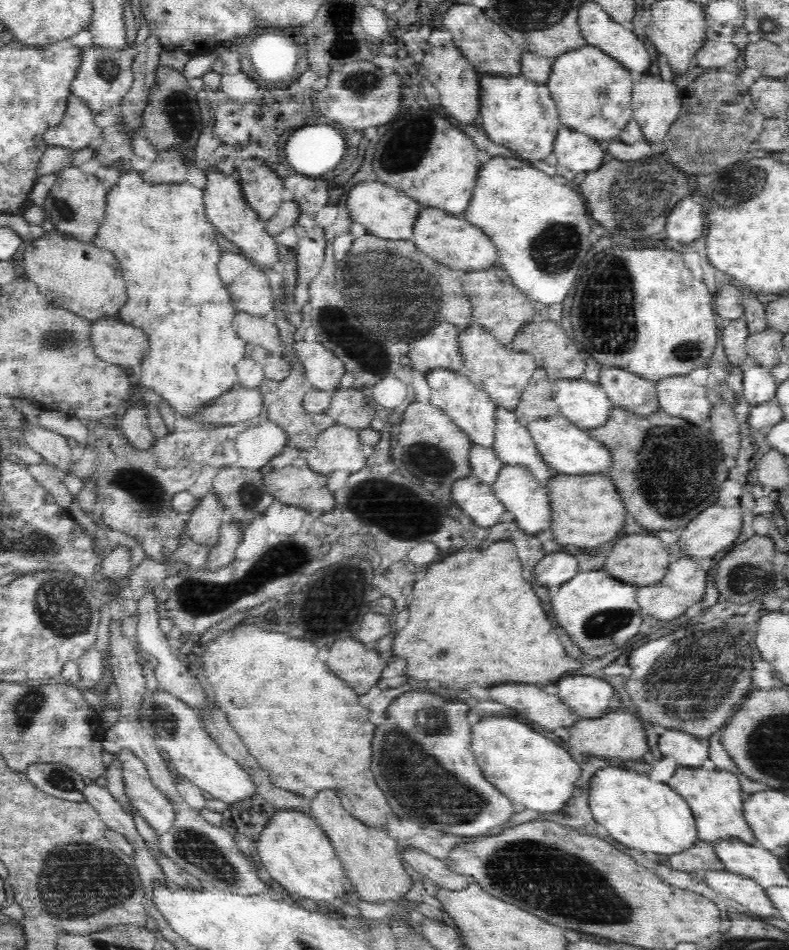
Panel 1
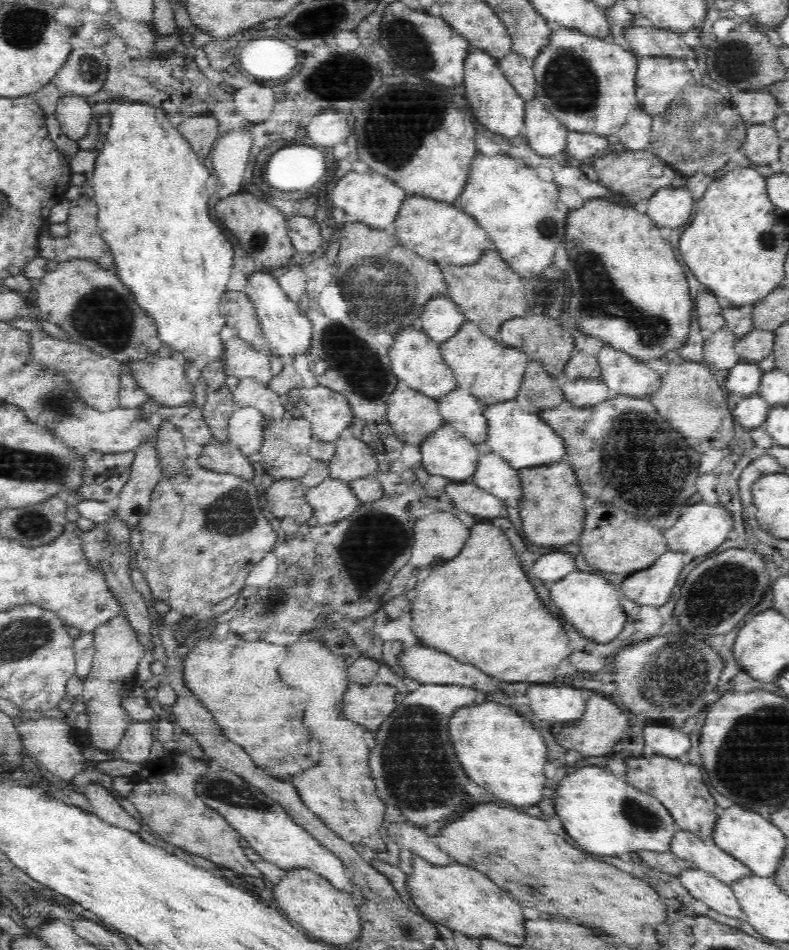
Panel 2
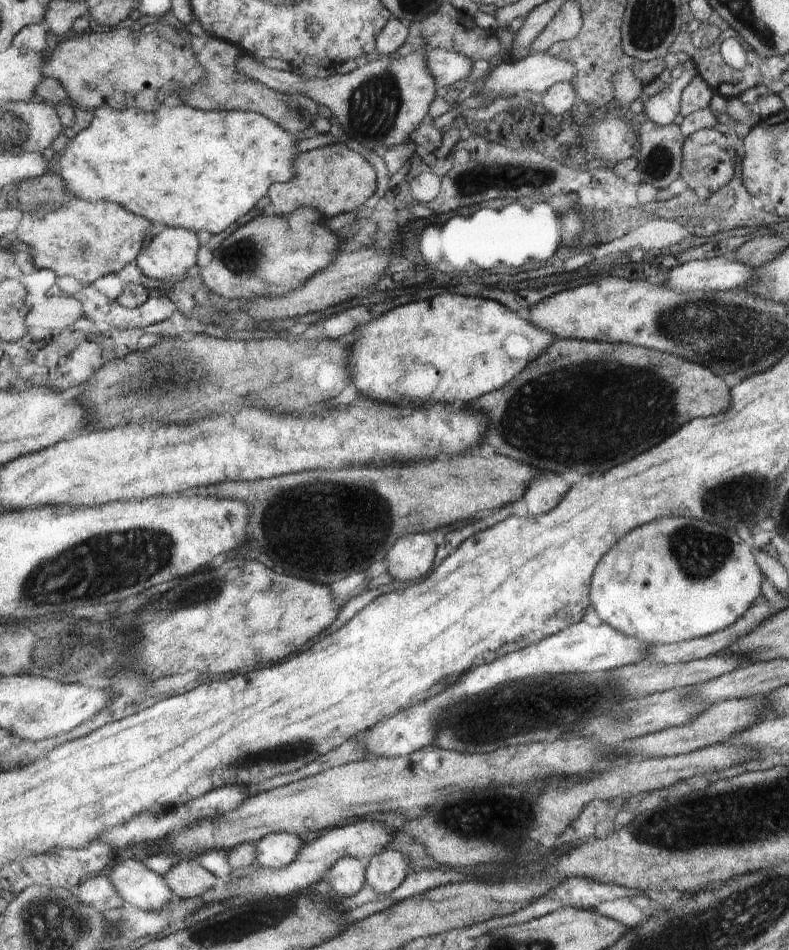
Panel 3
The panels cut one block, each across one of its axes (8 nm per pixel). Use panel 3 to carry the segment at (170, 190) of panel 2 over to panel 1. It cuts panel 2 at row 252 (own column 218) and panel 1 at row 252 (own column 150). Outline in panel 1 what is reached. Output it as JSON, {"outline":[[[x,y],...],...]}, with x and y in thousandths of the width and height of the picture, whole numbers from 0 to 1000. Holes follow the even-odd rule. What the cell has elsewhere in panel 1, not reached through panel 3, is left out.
{"outline":[[[157,182],[143,196],[143,199],[136,204],[133,229],[129,232],[129,236],[127,236],[122,246],[119,246],[119,251],[115,252],[120,259],[124,259],[127,262],[132,261],[138,263],[147,271],[147,274],[152,276],[152,280],[150,281],[155,284],[155,291],[157,291],[156,294],[160,297],[162,314],[155,324],[152,324],[150,334],[162,341],[180,345],[183,352],[188,354],[188,364],[185,364],[185,368],[183,368],[183,373],[180,373],[180,377],[177,377],[171,400],[183,407],[195,411],[198,415],[205,418],[205,421],[210,421],[210,425],[218,429],[223,438],[227,437],[245,443],[246,440],[253,436],[253,433],[259,432],[259,429],[264,429],[264,427],[276,421],[276,419],[281,419],[281,417],[284,417],[286,413],[290,413],[295,408],[295,405],[303,401],[300,387],[298,385],[300,381],[304,381],[304,379],[309,377],[309,366],[312,366],[312,362],[316,361],[305,354],[302,354],[299,347],[294,345],[294,337],[297,337],[299,326],[294,321],[292,308],[276,288],[275,276],[276,272],[279,272],[280,261],[272,252],[275,242],[260,227],[256,204],[256,199],[245,197],[237,192],[188,195],[177,188],[175,182]]]}

